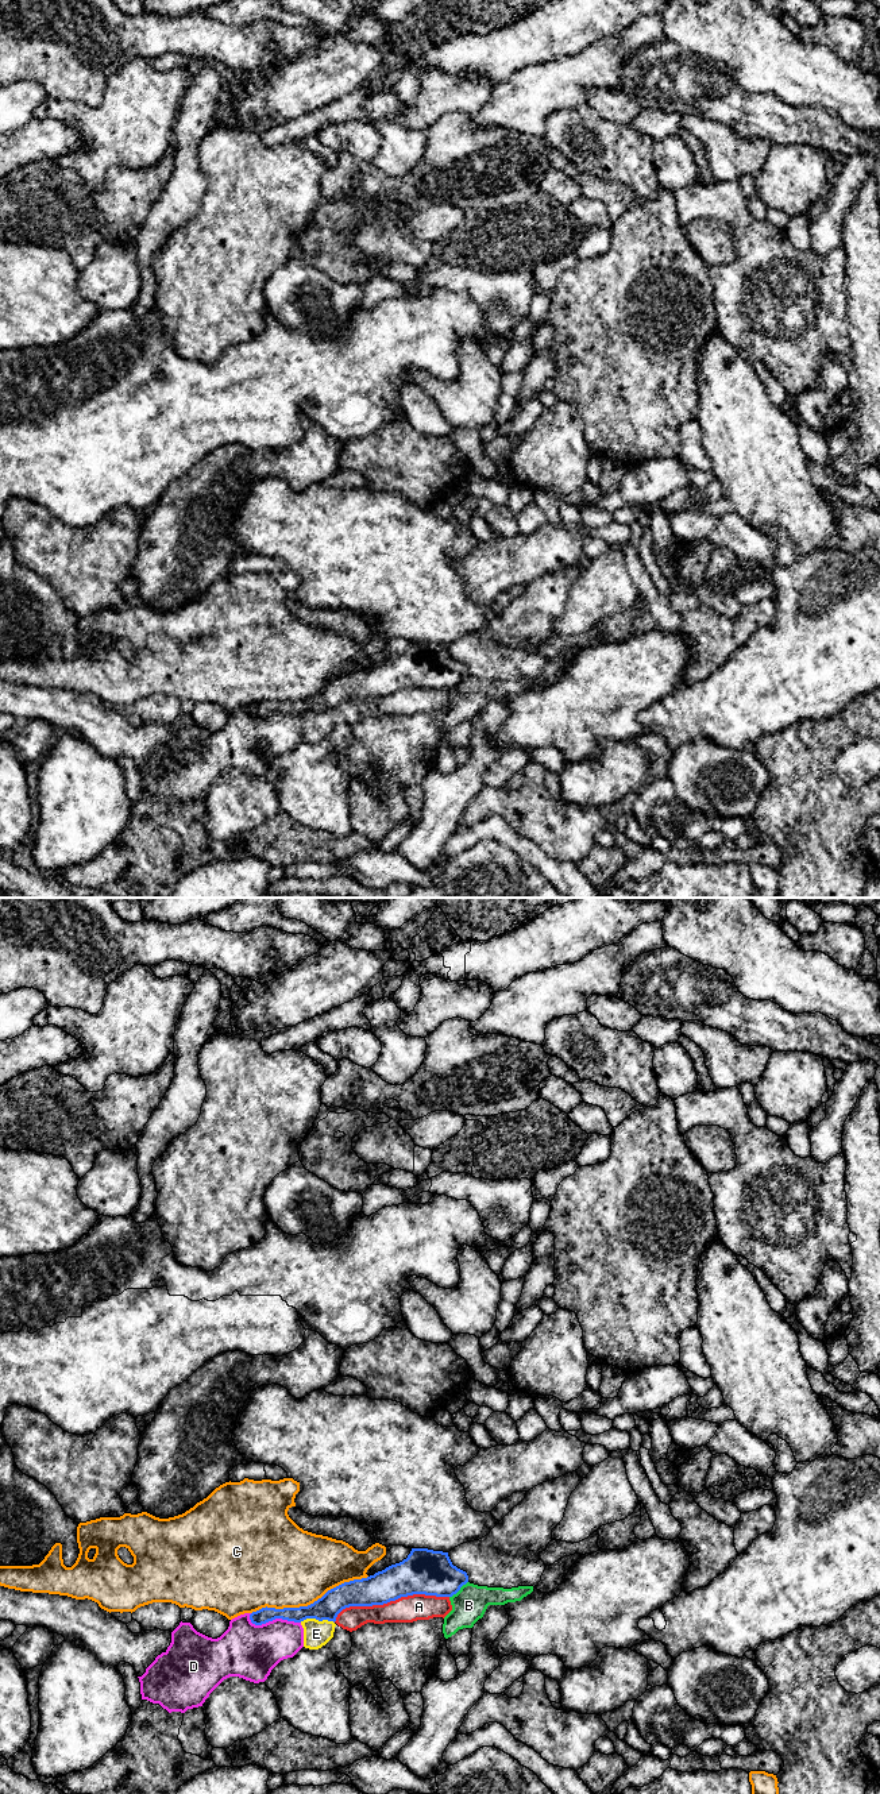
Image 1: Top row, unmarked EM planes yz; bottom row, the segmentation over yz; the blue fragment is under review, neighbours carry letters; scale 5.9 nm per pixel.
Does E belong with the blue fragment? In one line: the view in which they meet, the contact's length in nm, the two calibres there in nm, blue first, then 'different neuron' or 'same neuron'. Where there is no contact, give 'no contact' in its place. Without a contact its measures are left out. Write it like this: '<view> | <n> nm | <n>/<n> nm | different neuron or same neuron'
yz | 200 nm | 150/160 nm | different neuron

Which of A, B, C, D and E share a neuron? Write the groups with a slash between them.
A D E / B / C

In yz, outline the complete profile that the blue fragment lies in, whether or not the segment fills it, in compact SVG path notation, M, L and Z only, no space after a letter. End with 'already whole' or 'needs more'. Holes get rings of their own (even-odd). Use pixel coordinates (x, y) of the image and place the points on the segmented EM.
M412 1548L406 1559L391 1565L382 1571L375 1573L367 1578L344 1582L328 1590L321 1598L308 1606L300 1608L262 1608L250 1614L250 1620L255 1625L262 1625L275 1619L301 1623L306 1619L316 1619L319 1621L336 1621L337 1614L350 1606L373 1606L383 1605L395 1601L401 1597L413 1594L425 1594L436 1597L452 1597L463 1585L468 1582L466 1571L452 1565L448 1552L433 1551L428 1548Z; already whole

